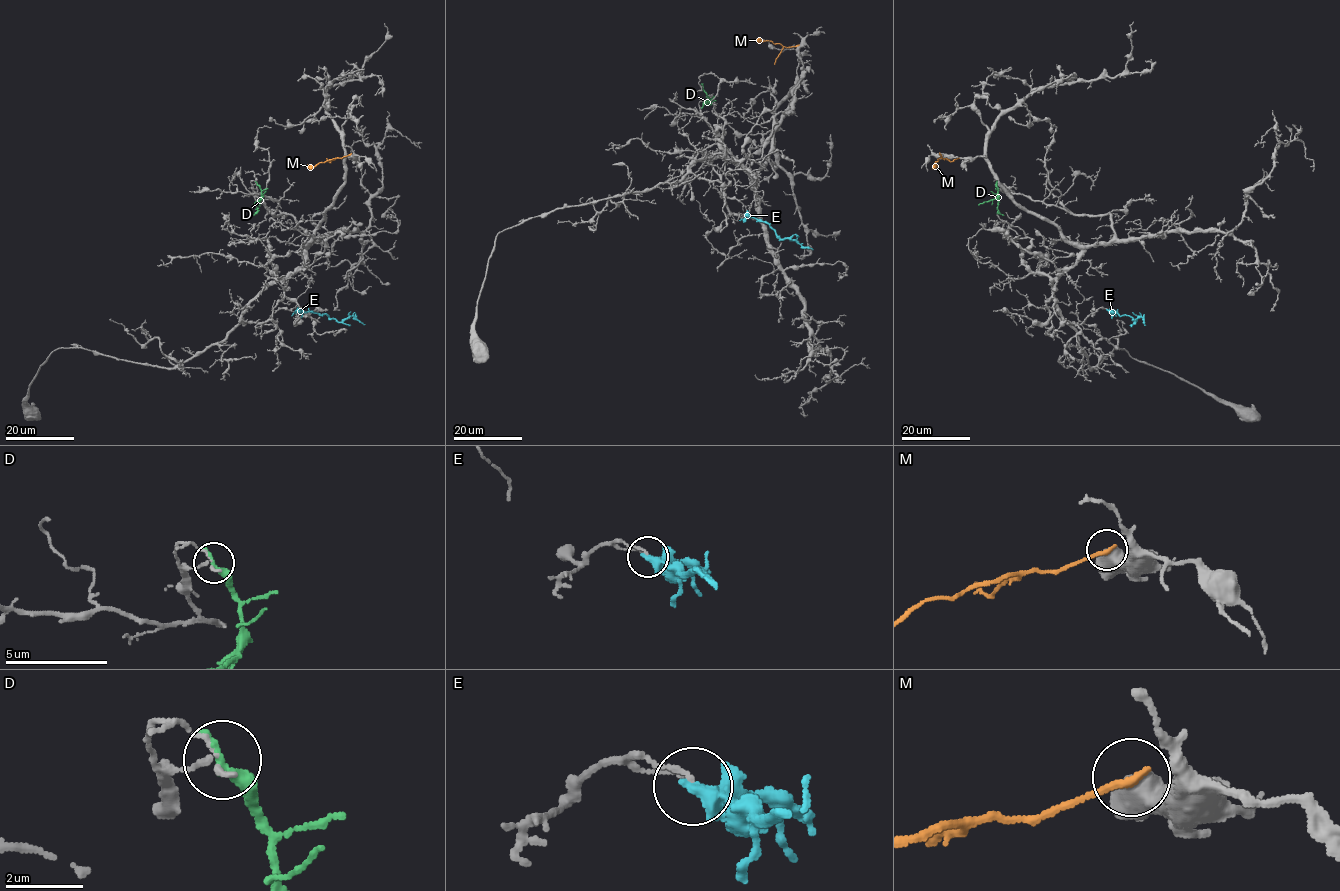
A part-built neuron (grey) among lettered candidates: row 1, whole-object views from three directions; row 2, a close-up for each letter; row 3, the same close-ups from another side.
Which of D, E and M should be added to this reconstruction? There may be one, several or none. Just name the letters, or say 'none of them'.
none of them

